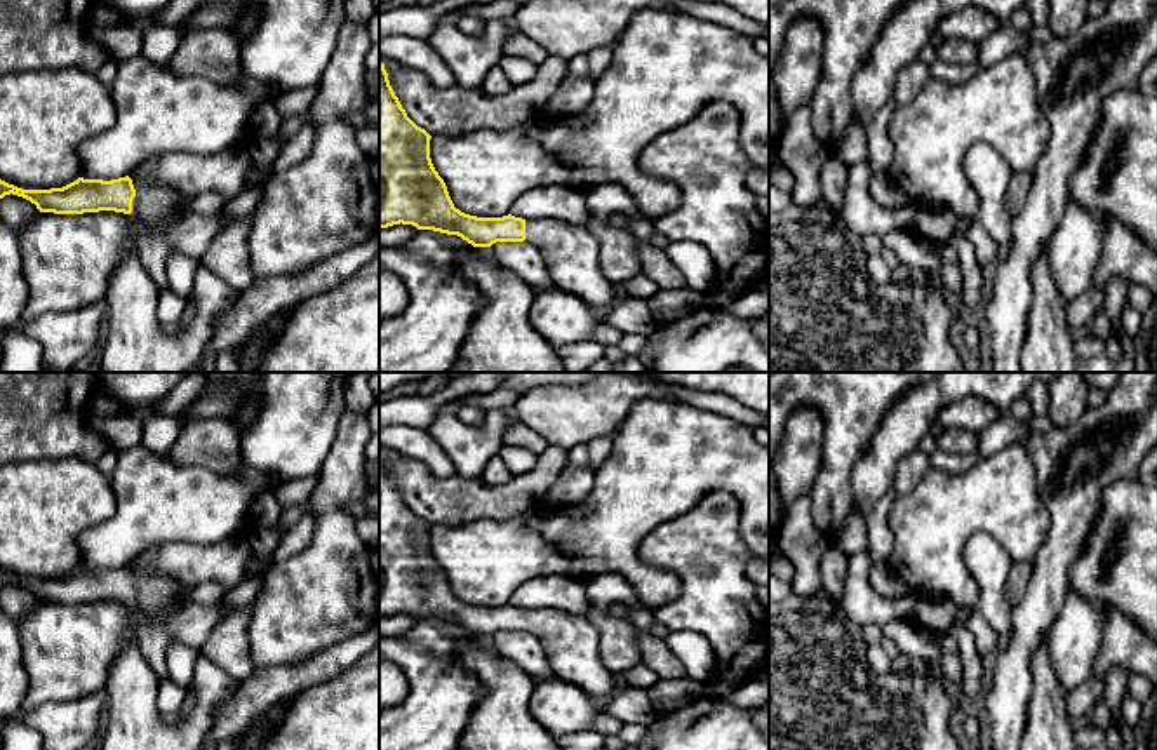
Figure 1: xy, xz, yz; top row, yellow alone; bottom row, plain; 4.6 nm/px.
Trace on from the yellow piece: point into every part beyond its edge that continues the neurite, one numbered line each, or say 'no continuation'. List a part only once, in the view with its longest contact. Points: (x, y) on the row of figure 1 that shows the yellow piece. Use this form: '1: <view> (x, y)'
1: xy (159, 207)

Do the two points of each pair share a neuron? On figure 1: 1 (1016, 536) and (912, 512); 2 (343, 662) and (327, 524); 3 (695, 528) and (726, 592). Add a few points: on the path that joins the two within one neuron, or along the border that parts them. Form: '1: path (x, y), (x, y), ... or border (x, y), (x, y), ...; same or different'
1: path (990, 512), (938, 512); same
2: border (361, 632), (312, 655), (305, 662); different
3: path (703, 543), (705, 552), (719, 568), (719, 576); same

